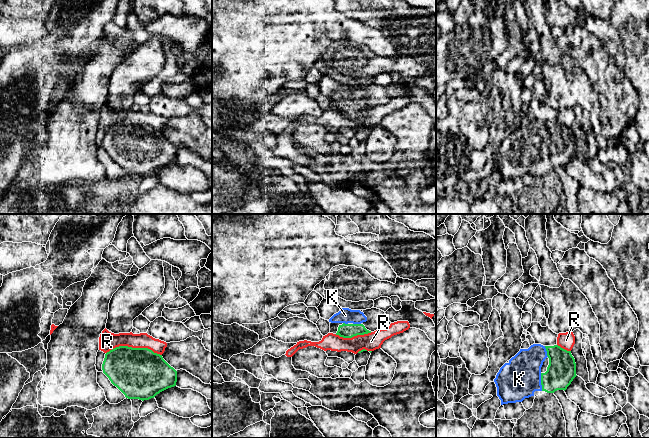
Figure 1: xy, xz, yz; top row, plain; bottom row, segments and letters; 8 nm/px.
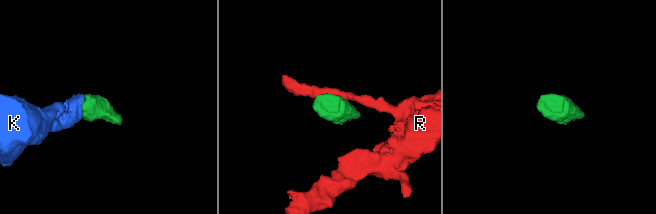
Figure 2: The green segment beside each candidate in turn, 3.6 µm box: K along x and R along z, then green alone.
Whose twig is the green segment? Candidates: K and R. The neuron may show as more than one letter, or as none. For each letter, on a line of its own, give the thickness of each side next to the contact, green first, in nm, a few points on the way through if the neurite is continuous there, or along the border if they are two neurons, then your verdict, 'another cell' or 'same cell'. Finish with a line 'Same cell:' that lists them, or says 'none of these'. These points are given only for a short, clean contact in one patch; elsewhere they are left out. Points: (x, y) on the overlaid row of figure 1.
K: 240 nm thick on the green side, 320 nm on the other; same cell
R: 420 nm thick on the green side, 140 nm on the other; another cell
Same cell: K

